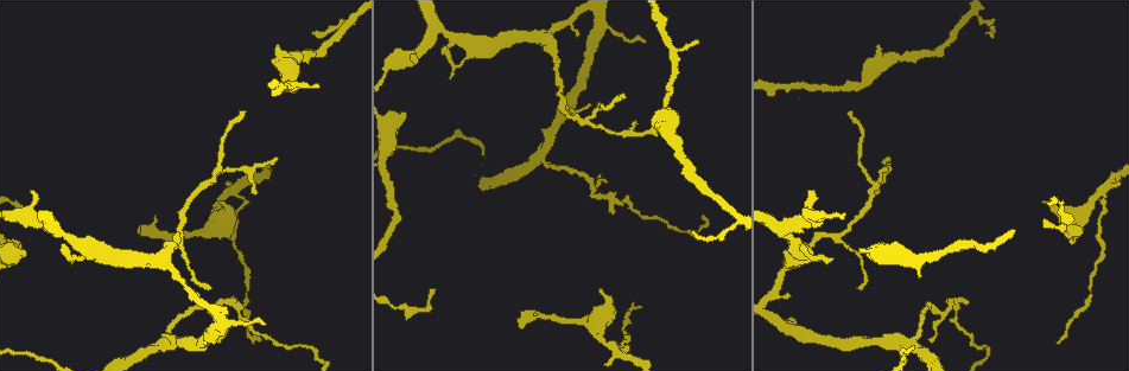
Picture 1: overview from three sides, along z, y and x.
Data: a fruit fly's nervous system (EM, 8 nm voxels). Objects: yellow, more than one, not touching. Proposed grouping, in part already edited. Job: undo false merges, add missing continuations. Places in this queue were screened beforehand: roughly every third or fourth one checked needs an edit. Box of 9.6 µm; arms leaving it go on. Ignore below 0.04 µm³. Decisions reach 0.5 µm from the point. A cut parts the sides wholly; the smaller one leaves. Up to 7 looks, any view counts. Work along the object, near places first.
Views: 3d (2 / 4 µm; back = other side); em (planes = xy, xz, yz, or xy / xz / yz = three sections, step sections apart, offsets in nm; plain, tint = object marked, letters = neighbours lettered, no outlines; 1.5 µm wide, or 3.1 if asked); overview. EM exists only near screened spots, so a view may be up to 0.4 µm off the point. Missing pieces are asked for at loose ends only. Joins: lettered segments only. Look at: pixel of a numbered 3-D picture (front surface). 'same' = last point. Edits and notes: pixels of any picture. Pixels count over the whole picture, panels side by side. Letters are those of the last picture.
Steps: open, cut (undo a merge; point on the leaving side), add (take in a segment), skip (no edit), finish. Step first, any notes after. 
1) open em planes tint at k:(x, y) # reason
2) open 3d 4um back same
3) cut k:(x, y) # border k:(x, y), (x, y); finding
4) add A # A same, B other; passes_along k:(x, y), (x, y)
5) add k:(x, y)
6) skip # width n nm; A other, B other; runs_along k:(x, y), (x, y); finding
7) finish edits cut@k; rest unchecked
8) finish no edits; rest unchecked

open 3d 4um at 1:(199, 294) # tapers out

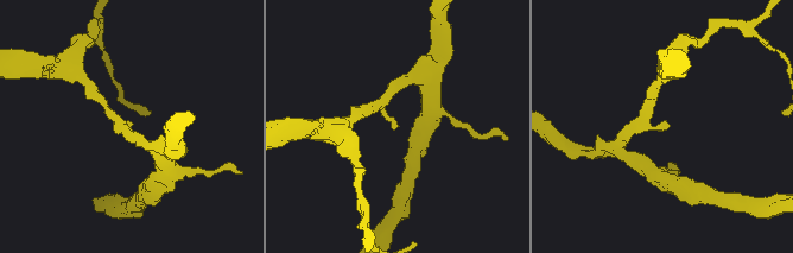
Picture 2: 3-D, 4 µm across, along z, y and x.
open em planes letters at 2:(667, 126)

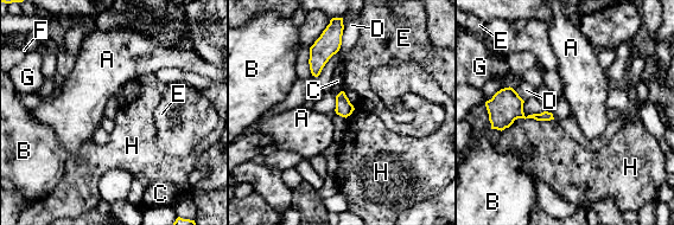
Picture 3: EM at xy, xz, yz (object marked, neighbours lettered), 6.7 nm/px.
skip # A other, B other, C other, D other, E other, F other, G other, H other; border 3:(525, 119), (553, 120); none of them fits

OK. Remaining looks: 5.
open em planes tint at 1:(779, 233) # three-way junction

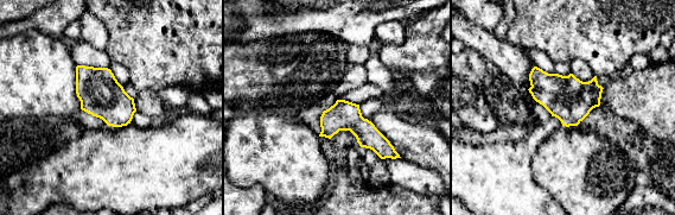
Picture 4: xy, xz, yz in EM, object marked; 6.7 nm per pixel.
open em planes letters same

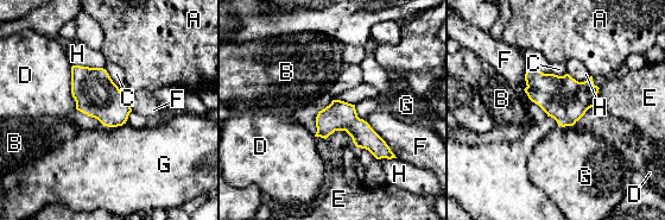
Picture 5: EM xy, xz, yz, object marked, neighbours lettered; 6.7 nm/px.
skip # A other, B other, C other, D other, E other, F other, G other, H other; border 5:(125, 123), (118, 126), (102, 125); all the same neuron

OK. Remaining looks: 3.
open 3d 4um at 1:(858, 288) # branch stops here

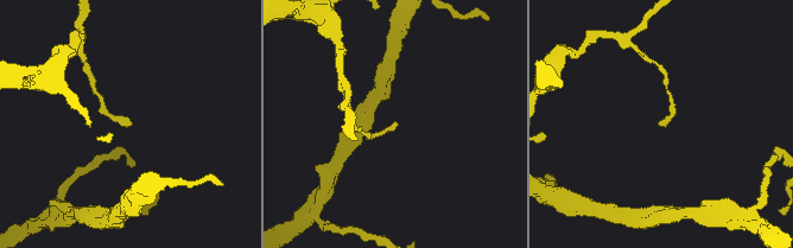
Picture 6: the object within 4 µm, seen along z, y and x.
open em planes plain at 6:(128, 124)

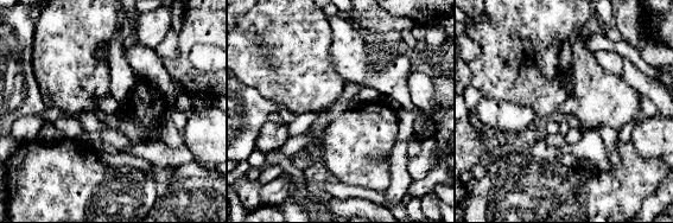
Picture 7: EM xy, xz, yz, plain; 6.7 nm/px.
open em planes letters same # what lies round it

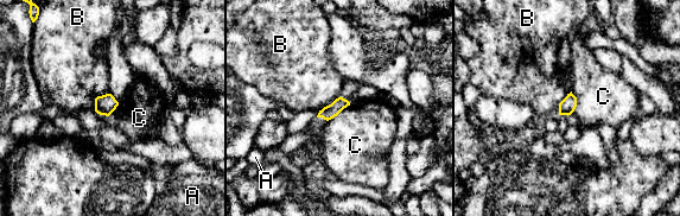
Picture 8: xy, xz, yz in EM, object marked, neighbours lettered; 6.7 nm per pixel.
skip # A other, B other, C other; border 8:(572, 91), (576, 108), (567, 115); no lettered segment goes on from it

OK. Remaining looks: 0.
finish no edits; rest unchecked

